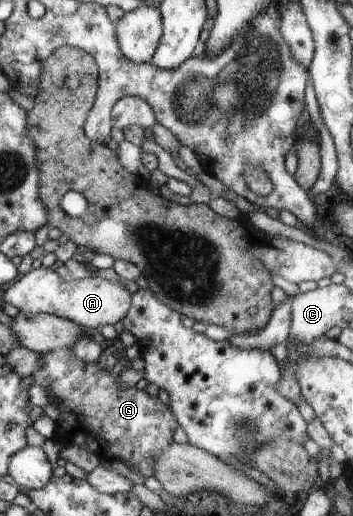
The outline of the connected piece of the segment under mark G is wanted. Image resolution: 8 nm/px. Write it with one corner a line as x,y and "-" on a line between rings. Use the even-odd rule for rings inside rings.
72,347
40,353
40,359
40,365
30,376
52,404
56,425
51,439
65,445
76,445
104,460
120,461
132,470
137,467
138,474
145,480
154,477
154,457
168,449
173,442
174,431
179,427
170,403
162,402
136,385
123,389
119,385
119,377
111,375
110,365
102,368
98,361
84,363
74,357

